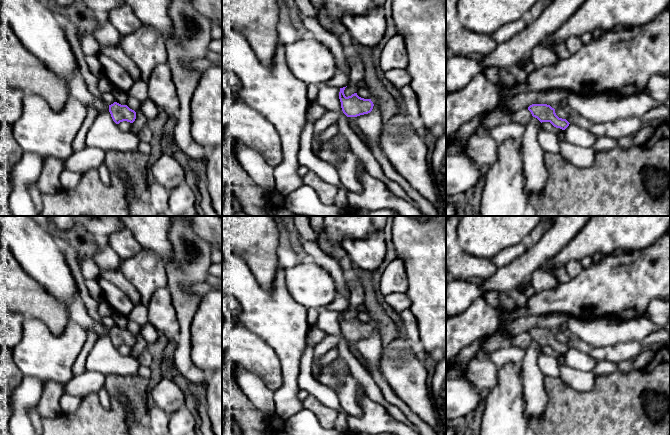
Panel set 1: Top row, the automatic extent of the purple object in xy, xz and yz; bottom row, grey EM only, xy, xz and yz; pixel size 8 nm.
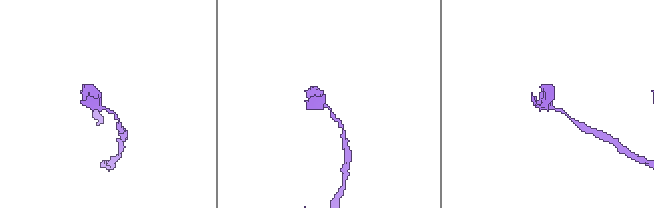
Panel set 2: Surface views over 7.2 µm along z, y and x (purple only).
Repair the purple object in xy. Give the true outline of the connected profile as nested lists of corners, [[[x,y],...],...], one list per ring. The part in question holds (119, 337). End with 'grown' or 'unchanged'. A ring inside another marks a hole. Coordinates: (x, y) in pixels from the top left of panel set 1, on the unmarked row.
[[[117,326],[109,329],[109,336],[116,348],[123,345],[133,347],[136,343],[136,336],[134,334],[130,333],[127,329],[121,329]]] | unchanged

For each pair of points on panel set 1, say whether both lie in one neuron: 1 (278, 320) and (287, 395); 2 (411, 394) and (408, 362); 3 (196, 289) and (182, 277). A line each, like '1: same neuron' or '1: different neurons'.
1: same neuron
2: same neuron
3: different neurons

